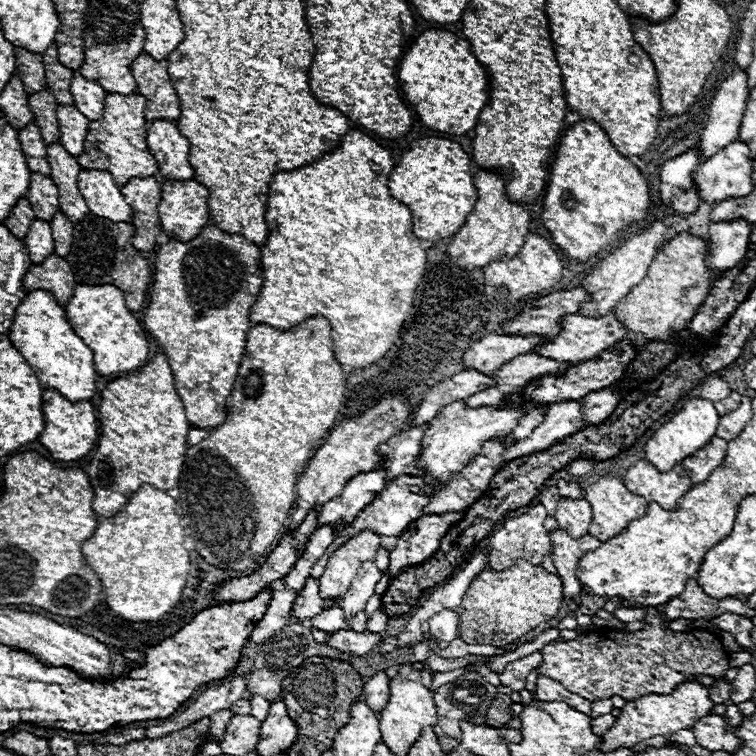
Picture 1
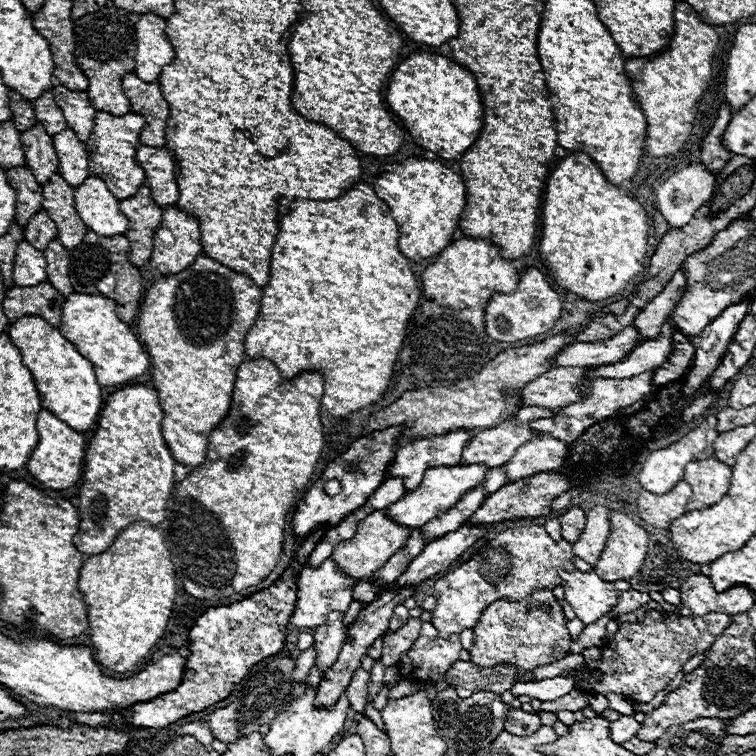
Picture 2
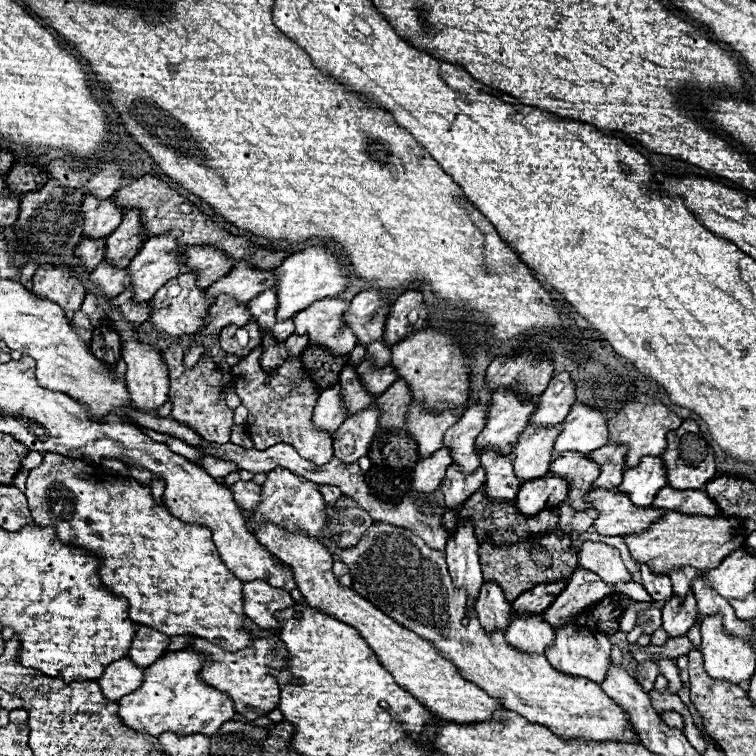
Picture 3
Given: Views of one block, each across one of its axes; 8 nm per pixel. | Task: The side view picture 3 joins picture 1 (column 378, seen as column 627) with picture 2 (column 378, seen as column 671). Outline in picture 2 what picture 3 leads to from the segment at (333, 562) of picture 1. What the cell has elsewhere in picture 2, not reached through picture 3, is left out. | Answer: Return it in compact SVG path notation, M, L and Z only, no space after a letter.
M372 512L370 516L366 516L366 520L362 520L358 524L358 532L354 534L354 538L338 544L330 558L334 560L336 568L340 568L346 576L356 578L356 580L358 578L370 578L378 568L382 568L382 564L394 552L398 552L398 548L402 548L406 538L408 538L408 528L394 524L384 512Z

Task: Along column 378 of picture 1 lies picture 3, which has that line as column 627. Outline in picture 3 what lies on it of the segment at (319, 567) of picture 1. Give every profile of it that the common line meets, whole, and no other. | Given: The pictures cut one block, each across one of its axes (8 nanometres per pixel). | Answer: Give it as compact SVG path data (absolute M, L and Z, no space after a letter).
M596 488L588 494L588 500L592 500L592 508L600 512L594 522L594 530L602 536L630 536L646 532L666 514L664 508L634 506L624 492L614 488Z

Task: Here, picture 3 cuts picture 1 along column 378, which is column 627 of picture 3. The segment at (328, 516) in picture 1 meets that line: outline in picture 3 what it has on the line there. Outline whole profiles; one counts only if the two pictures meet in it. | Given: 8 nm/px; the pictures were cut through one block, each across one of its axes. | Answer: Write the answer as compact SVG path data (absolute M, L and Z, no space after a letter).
M644 456L644 460L640 460L636 468L624 470L624 480L620 486L616 486L616 490L626 492L636 506L644 508L652 504L658 490L666 484L668 478L660 456Z

